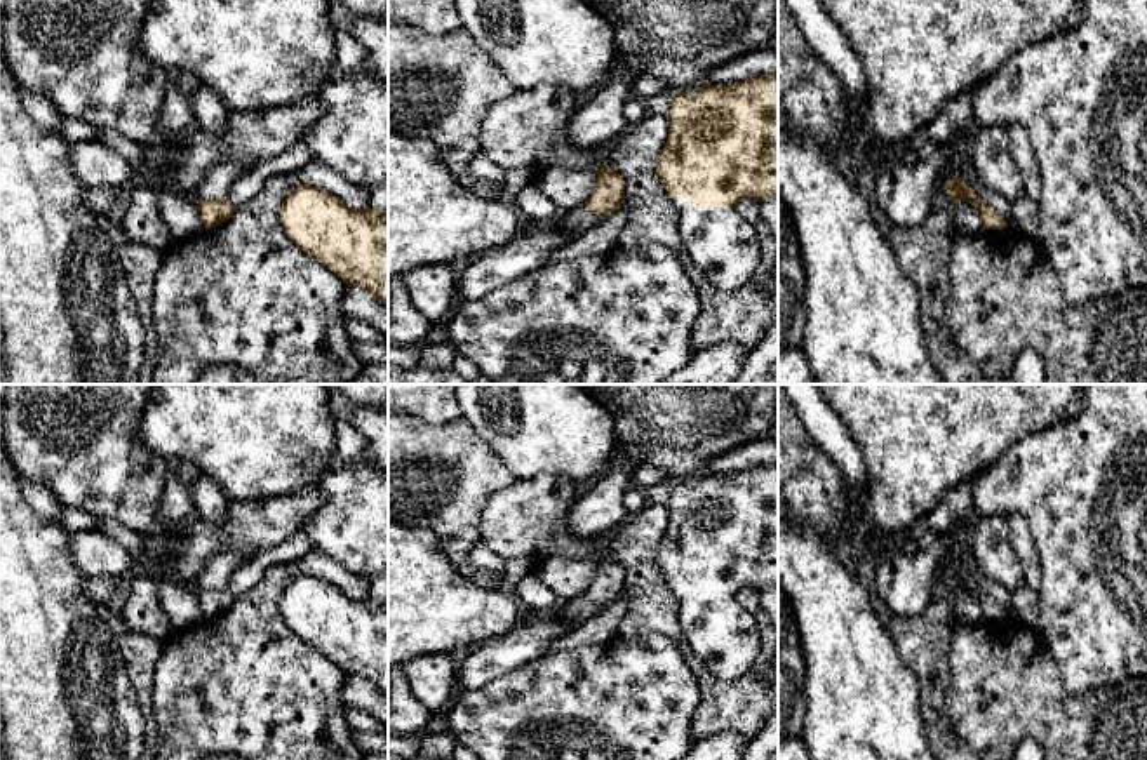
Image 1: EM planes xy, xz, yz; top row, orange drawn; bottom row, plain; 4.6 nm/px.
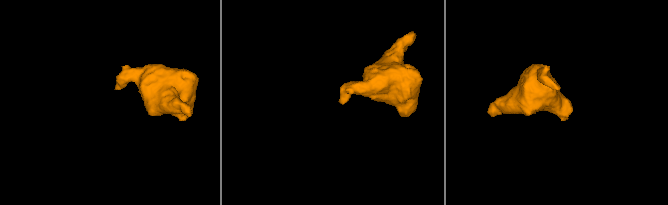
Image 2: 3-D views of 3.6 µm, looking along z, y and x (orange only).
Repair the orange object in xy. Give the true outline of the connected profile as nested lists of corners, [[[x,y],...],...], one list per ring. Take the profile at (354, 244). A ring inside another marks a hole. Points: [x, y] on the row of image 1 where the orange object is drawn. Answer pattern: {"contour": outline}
{"contour": [[[299,184],[285,197],[280,223],[305,254],[329,268],[348,287],[367,290],[388,306],[388,209],[353,210],[324,188]]]}

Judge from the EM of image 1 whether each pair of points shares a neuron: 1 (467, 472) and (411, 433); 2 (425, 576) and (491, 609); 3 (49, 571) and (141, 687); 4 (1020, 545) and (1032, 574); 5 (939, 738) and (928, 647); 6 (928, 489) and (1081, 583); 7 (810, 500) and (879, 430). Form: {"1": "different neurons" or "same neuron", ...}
{"1": "same neuron", "2": "same neuron", "3": "different neurons", "4": "same neuron", "5": "same neuron", "6": "different neurons", "7": "different neurons"}

